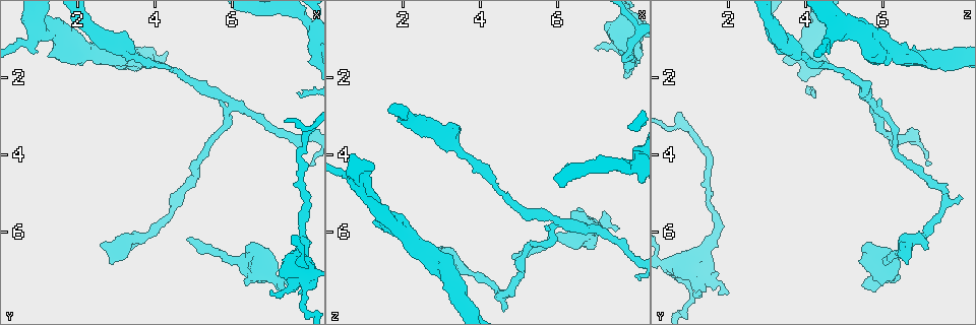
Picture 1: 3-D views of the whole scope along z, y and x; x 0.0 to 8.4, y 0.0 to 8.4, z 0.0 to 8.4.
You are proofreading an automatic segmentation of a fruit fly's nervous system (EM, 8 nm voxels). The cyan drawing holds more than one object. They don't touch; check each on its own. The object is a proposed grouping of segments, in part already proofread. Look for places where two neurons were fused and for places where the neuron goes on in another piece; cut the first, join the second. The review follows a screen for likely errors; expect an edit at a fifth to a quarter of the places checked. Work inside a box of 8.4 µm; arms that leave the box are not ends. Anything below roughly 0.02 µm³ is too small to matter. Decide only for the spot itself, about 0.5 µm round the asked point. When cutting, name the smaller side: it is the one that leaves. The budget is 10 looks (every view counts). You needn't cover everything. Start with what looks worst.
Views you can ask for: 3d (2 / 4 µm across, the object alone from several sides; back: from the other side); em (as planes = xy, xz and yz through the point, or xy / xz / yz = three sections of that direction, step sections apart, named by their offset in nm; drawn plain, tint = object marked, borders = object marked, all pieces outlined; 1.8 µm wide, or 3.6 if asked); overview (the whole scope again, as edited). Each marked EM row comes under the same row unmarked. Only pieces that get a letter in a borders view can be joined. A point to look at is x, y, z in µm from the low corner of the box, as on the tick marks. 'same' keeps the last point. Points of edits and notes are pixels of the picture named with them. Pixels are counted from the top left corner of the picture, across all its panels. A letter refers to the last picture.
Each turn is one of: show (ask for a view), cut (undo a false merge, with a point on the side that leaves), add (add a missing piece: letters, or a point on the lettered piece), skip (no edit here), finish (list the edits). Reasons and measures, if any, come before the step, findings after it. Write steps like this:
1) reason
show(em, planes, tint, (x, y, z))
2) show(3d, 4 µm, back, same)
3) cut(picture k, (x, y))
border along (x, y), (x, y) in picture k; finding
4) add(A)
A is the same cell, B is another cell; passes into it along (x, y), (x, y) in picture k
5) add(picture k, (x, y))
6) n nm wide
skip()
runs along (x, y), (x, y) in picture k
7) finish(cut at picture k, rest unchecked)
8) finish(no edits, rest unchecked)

an open end
show(em, yz, step 8, tint, (7.55, 7.30, 6.00))

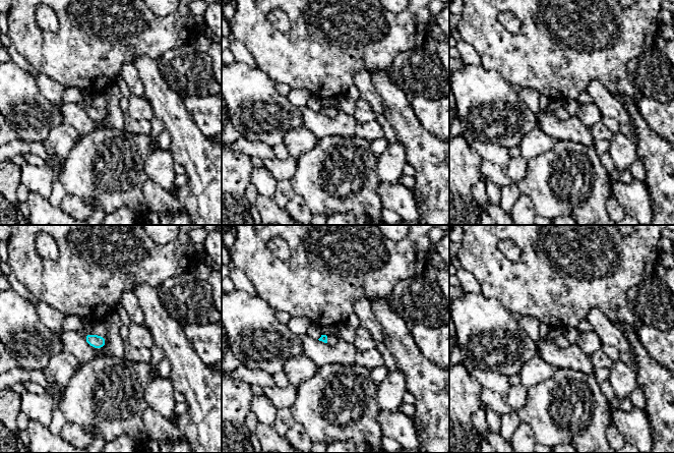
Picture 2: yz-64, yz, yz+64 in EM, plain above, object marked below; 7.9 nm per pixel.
show(em, planes, borders, same)

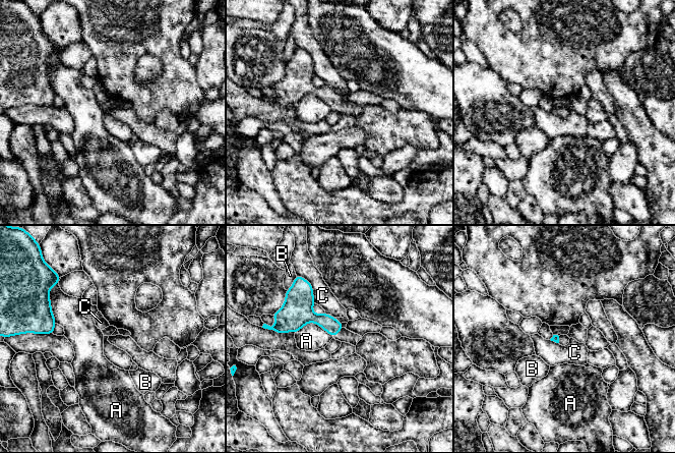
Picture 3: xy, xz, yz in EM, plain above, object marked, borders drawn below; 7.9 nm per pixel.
skip()
A, B and C are other cells; border along (303, 278), (310, 284), (315, 302) in picture 3; no lettered piece goes on from it

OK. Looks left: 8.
branch stops here
show(em, planes, tint, (2.60, 6.30, 6.40))

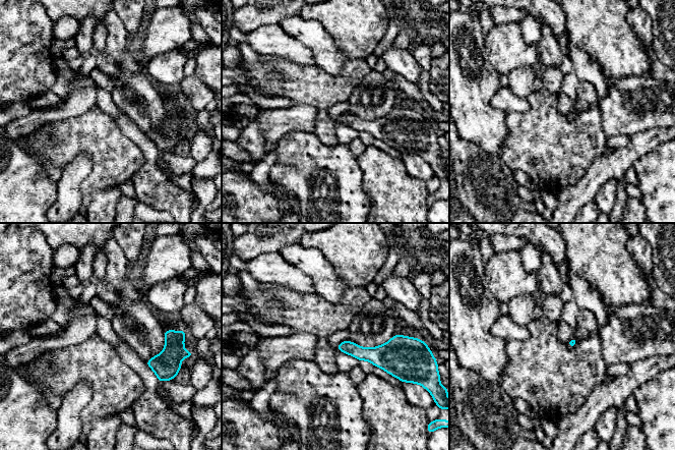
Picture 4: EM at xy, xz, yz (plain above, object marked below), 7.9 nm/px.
show(em, planes, borders, same)

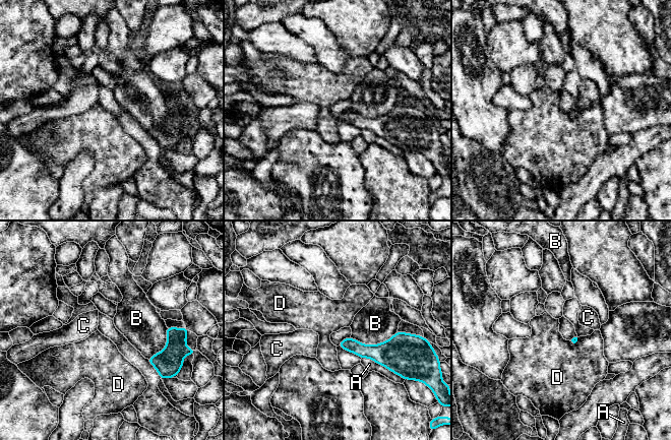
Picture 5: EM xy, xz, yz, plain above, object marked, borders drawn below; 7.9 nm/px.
skip()
A, B, C and D are other cells; border along (580, 336), (574, 344), (568, 340) in picture 5; no lettered piece goes on from it

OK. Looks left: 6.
show(3d, 2 µm, (6.00, 2.70, 5.75))

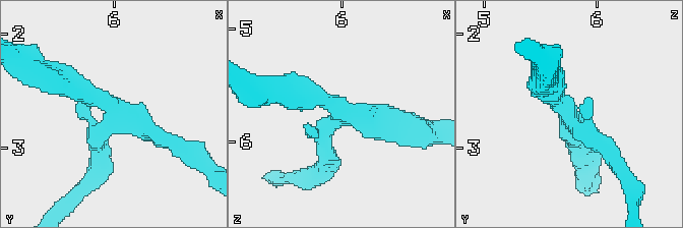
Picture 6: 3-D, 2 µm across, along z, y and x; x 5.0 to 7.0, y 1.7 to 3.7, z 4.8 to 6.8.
3 arms; arms of 170, 170, 240 nm; need the tissue
show(em, xy, step 8, tint, (5.98, 2.66, 5.72))

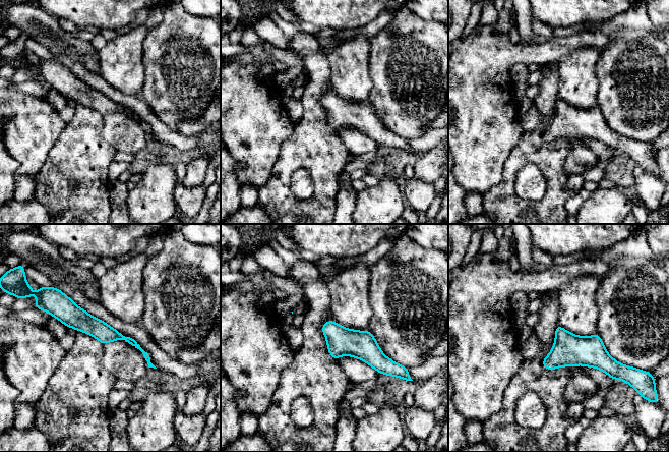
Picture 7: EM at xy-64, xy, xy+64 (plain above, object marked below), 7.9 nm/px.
show(em, planes, borders, same)

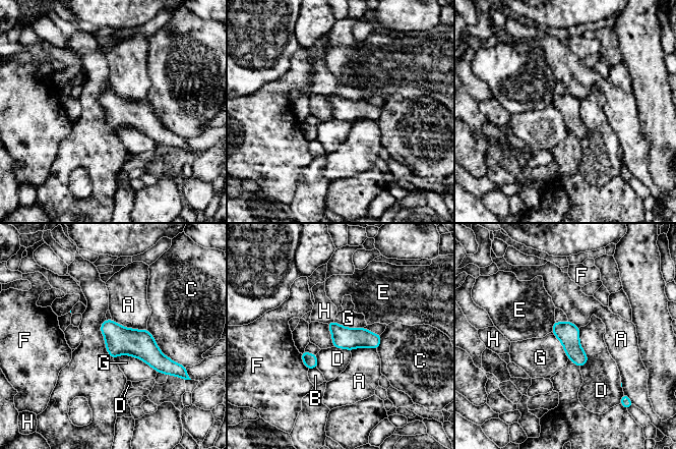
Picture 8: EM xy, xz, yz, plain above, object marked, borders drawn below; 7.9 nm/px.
skip()
A, B, C, D, E, F, G and H are other cells; border along (113, 357), (133, 355), (157, 372) in picture 8; all the same neuron

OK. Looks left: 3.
narrows sharply
show(em, xz, step 16, borders, (4.35, 1.75, 4.80))

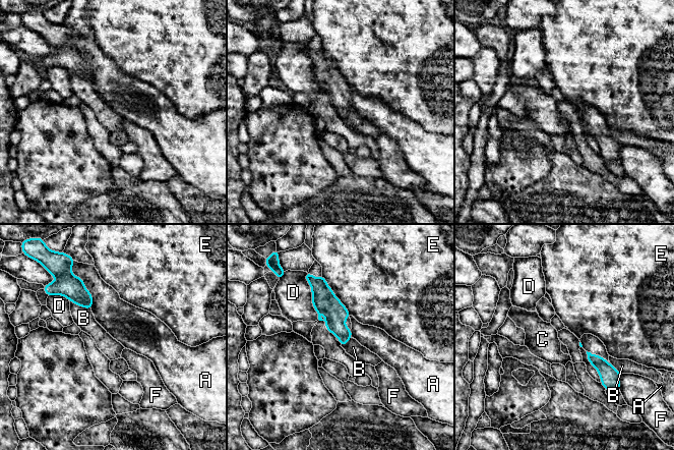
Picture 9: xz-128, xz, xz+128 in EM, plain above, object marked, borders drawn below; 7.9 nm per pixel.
skip()
A, B, C, D, E and F are other cells; all the same neuron

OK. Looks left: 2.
finish(no edits, rest unchecked)

